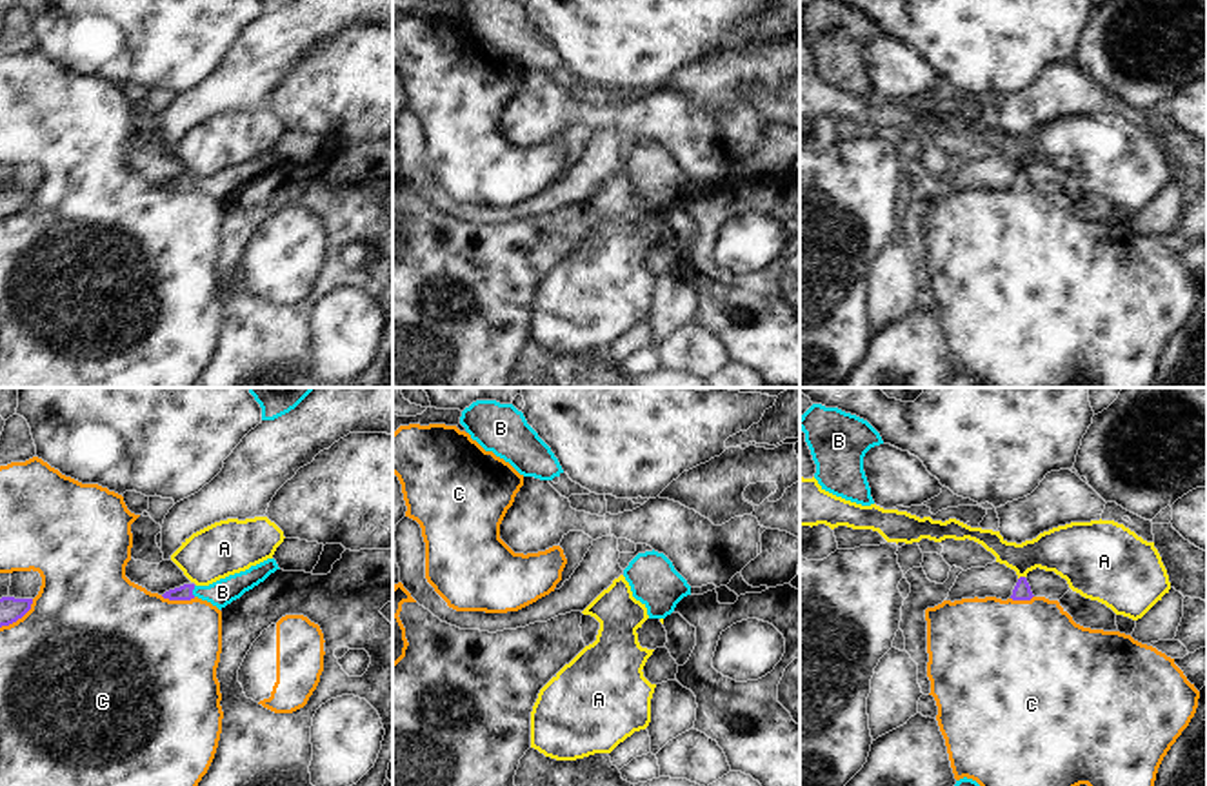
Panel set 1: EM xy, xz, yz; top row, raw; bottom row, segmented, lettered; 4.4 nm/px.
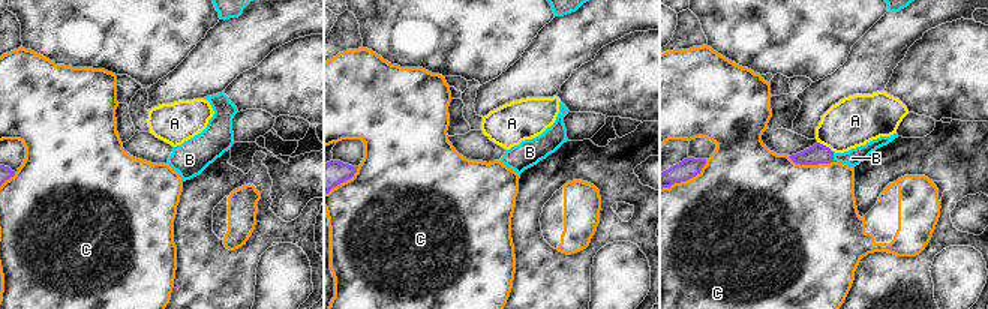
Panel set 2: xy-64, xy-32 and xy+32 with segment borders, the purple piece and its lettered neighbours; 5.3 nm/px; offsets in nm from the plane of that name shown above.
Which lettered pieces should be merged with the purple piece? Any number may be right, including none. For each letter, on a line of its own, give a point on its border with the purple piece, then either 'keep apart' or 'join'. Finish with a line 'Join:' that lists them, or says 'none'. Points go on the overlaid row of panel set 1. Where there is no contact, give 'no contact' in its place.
A: contact yz (1020, 577); keep apart
B: contact xy (191, 592); join
C: contact xy (19, 617); keep apart
Join: B

